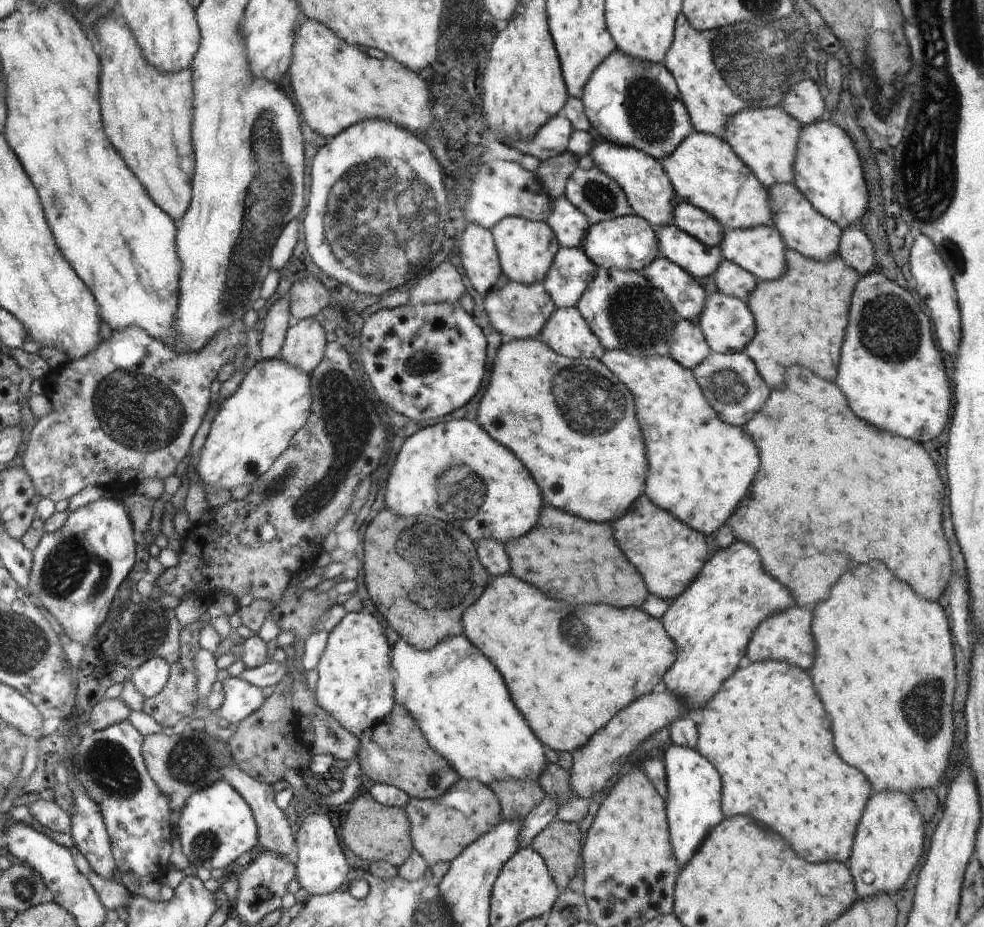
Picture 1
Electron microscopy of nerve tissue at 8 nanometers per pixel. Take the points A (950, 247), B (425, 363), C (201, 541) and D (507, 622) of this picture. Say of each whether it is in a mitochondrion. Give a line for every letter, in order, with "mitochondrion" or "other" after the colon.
A: mitochondrion
B: mitochondrion
C: other
D: other

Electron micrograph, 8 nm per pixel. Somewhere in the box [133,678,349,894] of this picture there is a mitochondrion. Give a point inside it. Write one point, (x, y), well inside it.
(191, 760)

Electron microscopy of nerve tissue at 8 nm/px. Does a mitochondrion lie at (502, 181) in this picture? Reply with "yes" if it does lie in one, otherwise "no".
no

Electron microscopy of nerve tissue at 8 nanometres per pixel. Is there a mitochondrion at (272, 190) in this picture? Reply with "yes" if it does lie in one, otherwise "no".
yes

